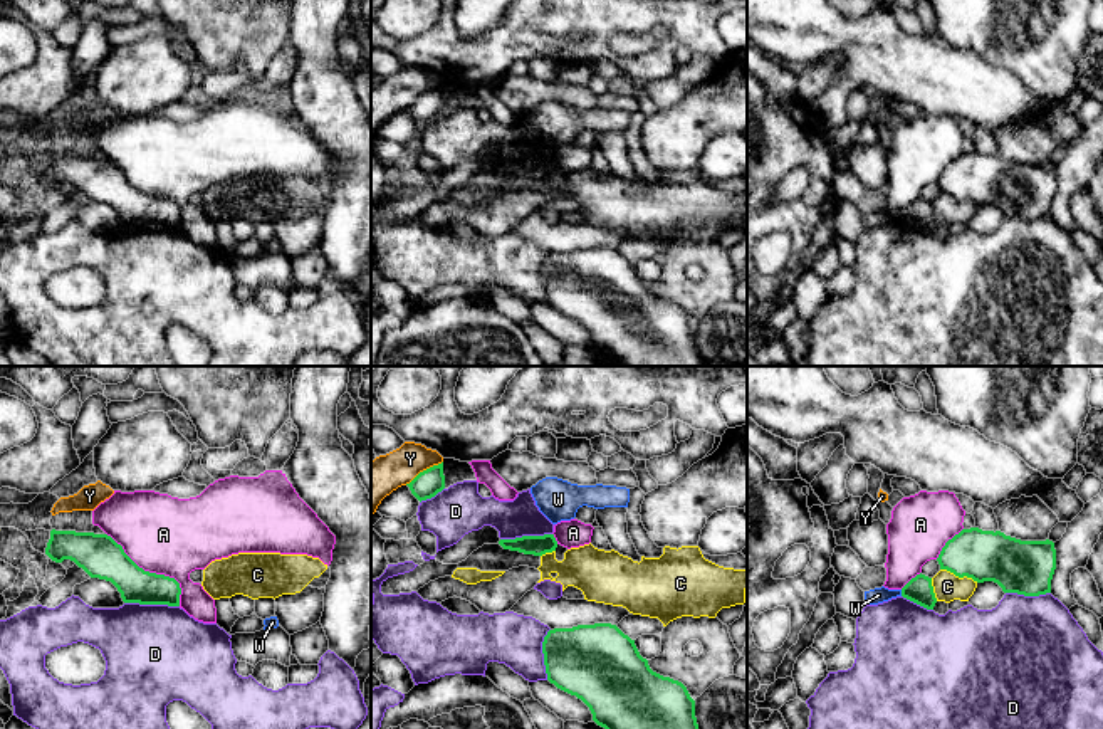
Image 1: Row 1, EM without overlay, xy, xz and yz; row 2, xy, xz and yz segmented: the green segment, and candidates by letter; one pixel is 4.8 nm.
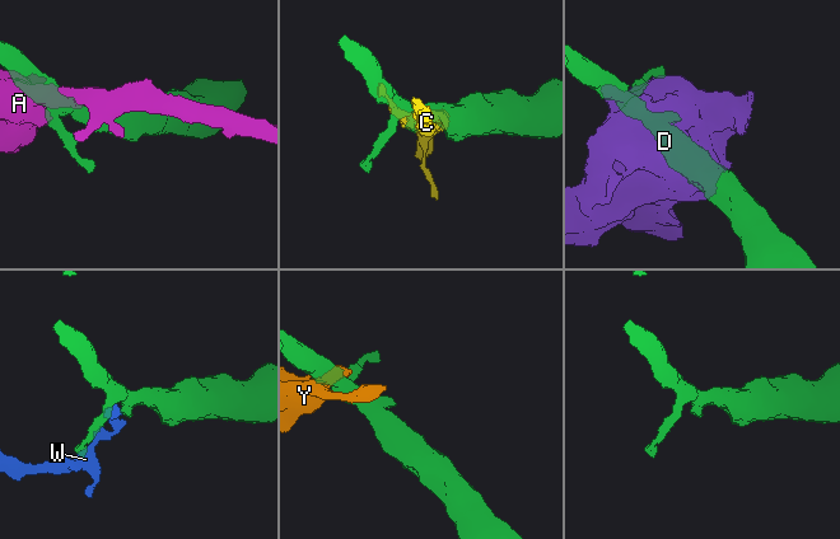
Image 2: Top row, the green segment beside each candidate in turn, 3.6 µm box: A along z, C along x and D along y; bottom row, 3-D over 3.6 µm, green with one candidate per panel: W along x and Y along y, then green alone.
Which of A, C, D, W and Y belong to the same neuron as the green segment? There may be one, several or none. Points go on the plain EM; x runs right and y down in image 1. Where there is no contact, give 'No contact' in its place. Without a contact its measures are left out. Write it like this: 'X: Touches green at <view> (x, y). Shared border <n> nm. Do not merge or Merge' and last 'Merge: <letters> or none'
A: Touches green at xy (153, 197). Shared border 500 nm. Do not merge
C: Touches green at yz (959, 200). Shared border 200 nm. Do not merge
D: Touches green at xy (151, 227). Shared border 260 nm. Do not merge
W: Touches green at yz (902, 217). Shared border 30 nm. Do not merge
Y: Touches green at xz (423, 94). Shared border 220 nm. Do not merge
Merge: none

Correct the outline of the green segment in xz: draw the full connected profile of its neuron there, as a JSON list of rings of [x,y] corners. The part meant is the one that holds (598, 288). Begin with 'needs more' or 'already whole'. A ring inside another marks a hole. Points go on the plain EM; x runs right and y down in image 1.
already whole; [[[616,249],[549,254],[542,277],[547,304],[581,323],[619,366],[707,366],[687,311],[653,296]]]

